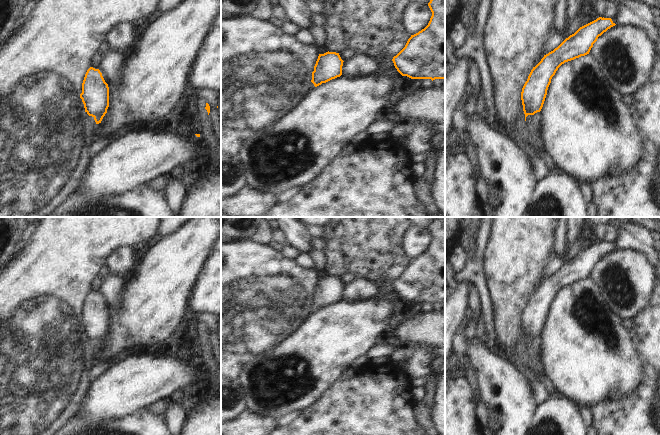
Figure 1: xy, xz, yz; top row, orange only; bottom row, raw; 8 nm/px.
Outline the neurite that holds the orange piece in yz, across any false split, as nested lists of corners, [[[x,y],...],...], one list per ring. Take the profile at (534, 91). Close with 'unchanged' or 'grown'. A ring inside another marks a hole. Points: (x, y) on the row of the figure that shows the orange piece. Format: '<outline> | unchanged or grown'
[[[599,17],[580,27],[557,48],[544,55],[533,67],[522,88],[521,100],[525,121],[528,115],[541,111],[551,79],[558,68],[565,62],[589,54],[598,37],[615,25],[611,18]]] | unchanged

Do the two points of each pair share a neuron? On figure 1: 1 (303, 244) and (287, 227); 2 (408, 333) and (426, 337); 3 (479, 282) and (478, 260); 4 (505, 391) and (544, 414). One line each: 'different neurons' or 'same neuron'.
1: same neuron
2: same neuron
3: same neuron
4: different neurons

